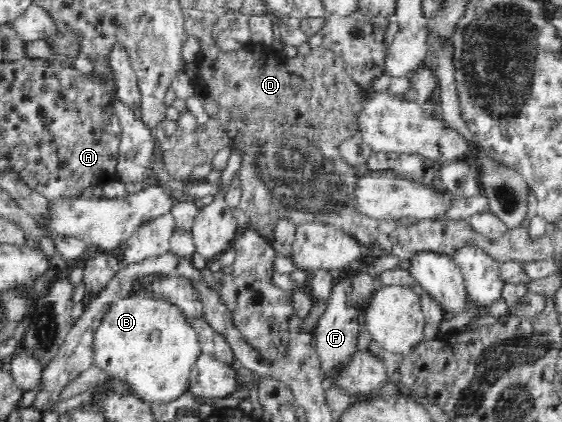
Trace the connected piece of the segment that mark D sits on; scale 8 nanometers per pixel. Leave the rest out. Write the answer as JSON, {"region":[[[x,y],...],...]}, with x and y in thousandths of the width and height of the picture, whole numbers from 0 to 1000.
{"region":[[[363,88],[354,92],[354,109],[356,123],[349,137],[349,149],[352,161],[356,161],[356,197],[359,197],[359,204],[367,211],[370,227],[377,227],[377,235],[391,249],[391,261],[388,261],[388,270],[381,270],[381,275],[374,277],[363,299],[351,301],[347,310],[335,318],[327,315],[327,308],[320,303],[317,287],[294,282],[292,289],[285,289],[285,294],[270,308],[278,334],[278,351],[274,351],[274,370],[269,370],[263,393],[260,393],[262,403],[256,410],[258,427],[254,429],[256,438],[272,438],[269,436],[269,419],[274,422],[274,417],[270,415],[270,403],[267,398],[276,398],[278,386],[288,386],[302,419],[313,429],[326,429],[333,436],[340,427],[338,408],[375,405],[377,379],[390,358],[395,358],[397,353],[427,353],[431,355],[431,393],[422,408],[431,445],[427,495],[431,502],[438,505],[438,512],[445,514],[441,538],[448,547],[463,552],[463,559],[468,559],[479,573],[484,573],[488,566],[488,547],[491,545],[491,533],[496,521],[512,519],[527,533],[544,524],[562,524],[569,526],[571,533],[594,533],[601,543],[612,545],[616,552],[625,555],[642,581],[658,578],[660,571],[669,569],[671,573],[676,573],[676,581],[685,590],[685,597],[692,597],[694,604],[708,607],[712,614],[730,614],[731,607],[758,595],[804,607],[804,602],[808,602],[808,592],[811,592],[811,569],[815,569],[815,559],[811,559],[811,555],[815,555],[815,540],[822,540],[822,545],[836,545],[836,555],[840,555],[842,545],[829,536],[833,524],[783,526],[776,519],[747,519],[740,521],[731,536],[715,536],[710,526],[703,526],[696,519],[655,519],[651,512],[639,509],[635,498],[632,498],[630,488],[633,488],[633,481],[630,481],[630,441],[633,441],[633,434],[630,431],[633,427],[633,417],[630,412],[630,403],[619,393],[623,384],[616,384],[616,379],[605,370],[605,336],[609,336],[612,327],[619,332],[619,318],[626,318],[626,308],[633,308],[633,301],[630,301],[633,265],[641,261],[641,242],[644,242],[644,237],[648,237],[648,227],[653,225],[646,223],[644,209],[639,206],[637,199],[626,197],[625,182],[617,178],[617,171],[610,164],[609,142],[598,137],[587,118],[580,118],[580,114],[575,111],[564,111],[557,114],[550,130],[530,128],[527,135],[514,140],[504,126],[502,116],[491,111],[489,107],[448,107],[443,102],[427,116],[397,121],[381,104],[381,92],[377,92],[377,88]]]}

